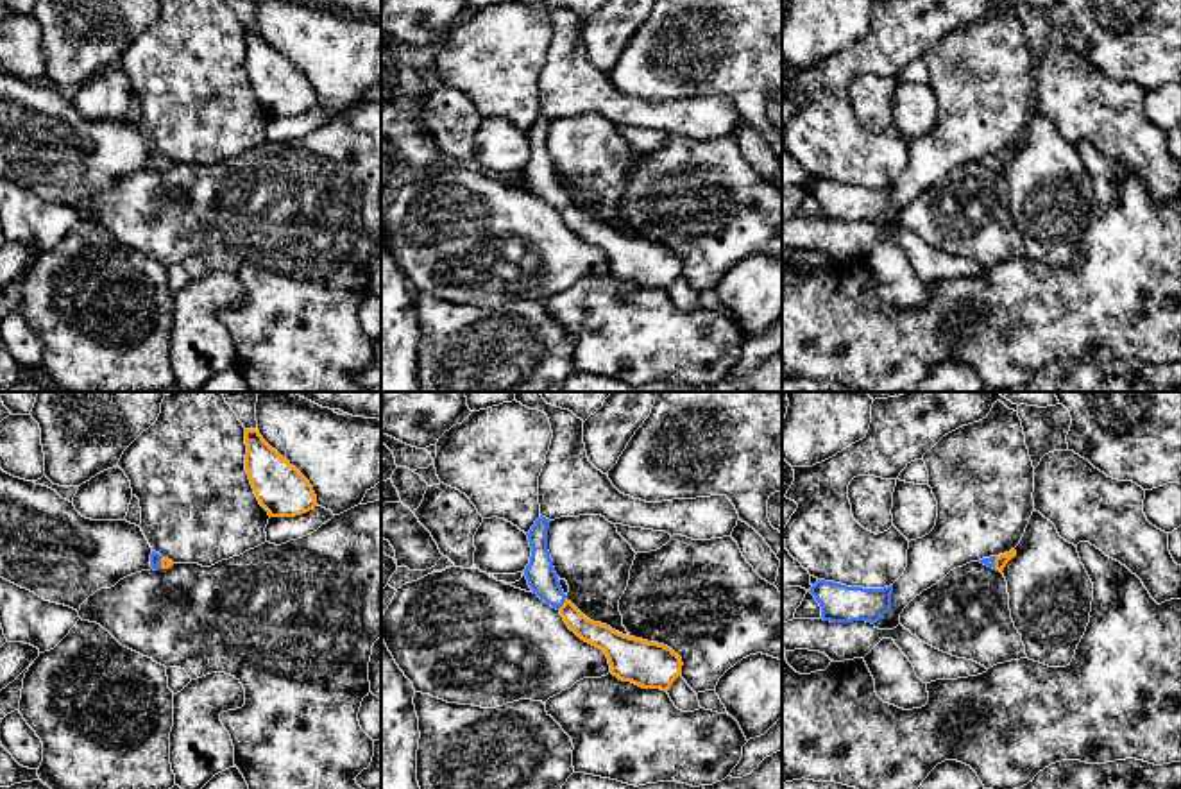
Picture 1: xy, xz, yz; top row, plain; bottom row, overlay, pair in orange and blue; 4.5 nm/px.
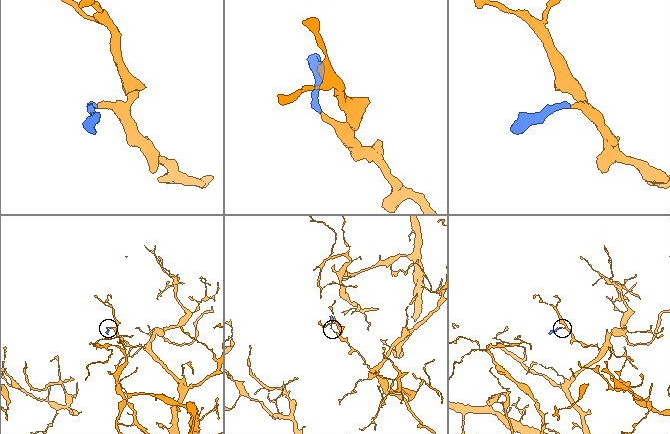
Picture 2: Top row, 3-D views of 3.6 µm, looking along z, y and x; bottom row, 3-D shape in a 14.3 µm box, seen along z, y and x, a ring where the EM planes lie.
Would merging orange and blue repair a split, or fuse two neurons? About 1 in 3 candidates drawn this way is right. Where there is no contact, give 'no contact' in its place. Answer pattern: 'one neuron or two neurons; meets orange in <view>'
one neuron; meets orange in xz

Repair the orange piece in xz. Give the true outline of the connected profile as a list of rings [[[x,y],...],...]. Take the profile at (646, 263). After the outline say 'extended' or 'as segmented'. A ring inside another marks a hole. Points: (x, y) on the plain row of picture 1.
[[[540,115],[526,132],[531,156],[524,175],[533,193],[557,208],[569,229],[582,240],[605,250],[614,276],[642,288],[667,292],[671,283],[682,276],[682,258],[664,243],[628,236],[607,224],[587,218],[565,199],[548,150],[549,122],[549,118]]]; extended

